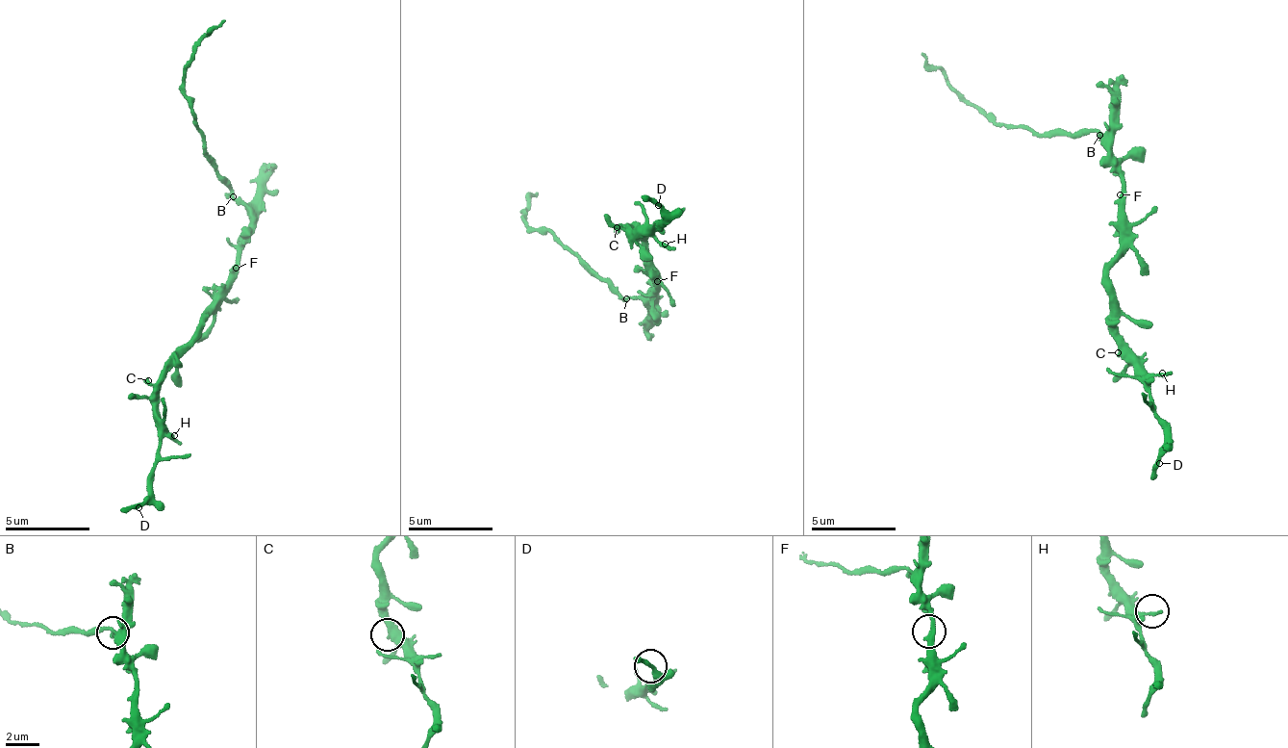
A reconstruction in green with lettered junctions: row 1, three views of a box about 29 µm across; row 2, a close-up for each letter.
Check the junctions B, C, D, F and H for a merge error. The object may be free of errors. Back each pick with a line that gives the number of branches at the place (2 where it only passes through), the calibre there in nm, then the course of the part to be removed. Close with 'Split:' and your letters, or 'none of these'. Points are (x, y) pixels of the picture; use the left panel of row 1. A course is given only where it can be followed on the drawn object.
B: 2 branches meet; 200 nm thick; foreign part runs (233, 195), (207, 156), (184, 87), (192, 50), (224, 20)
Split: B

